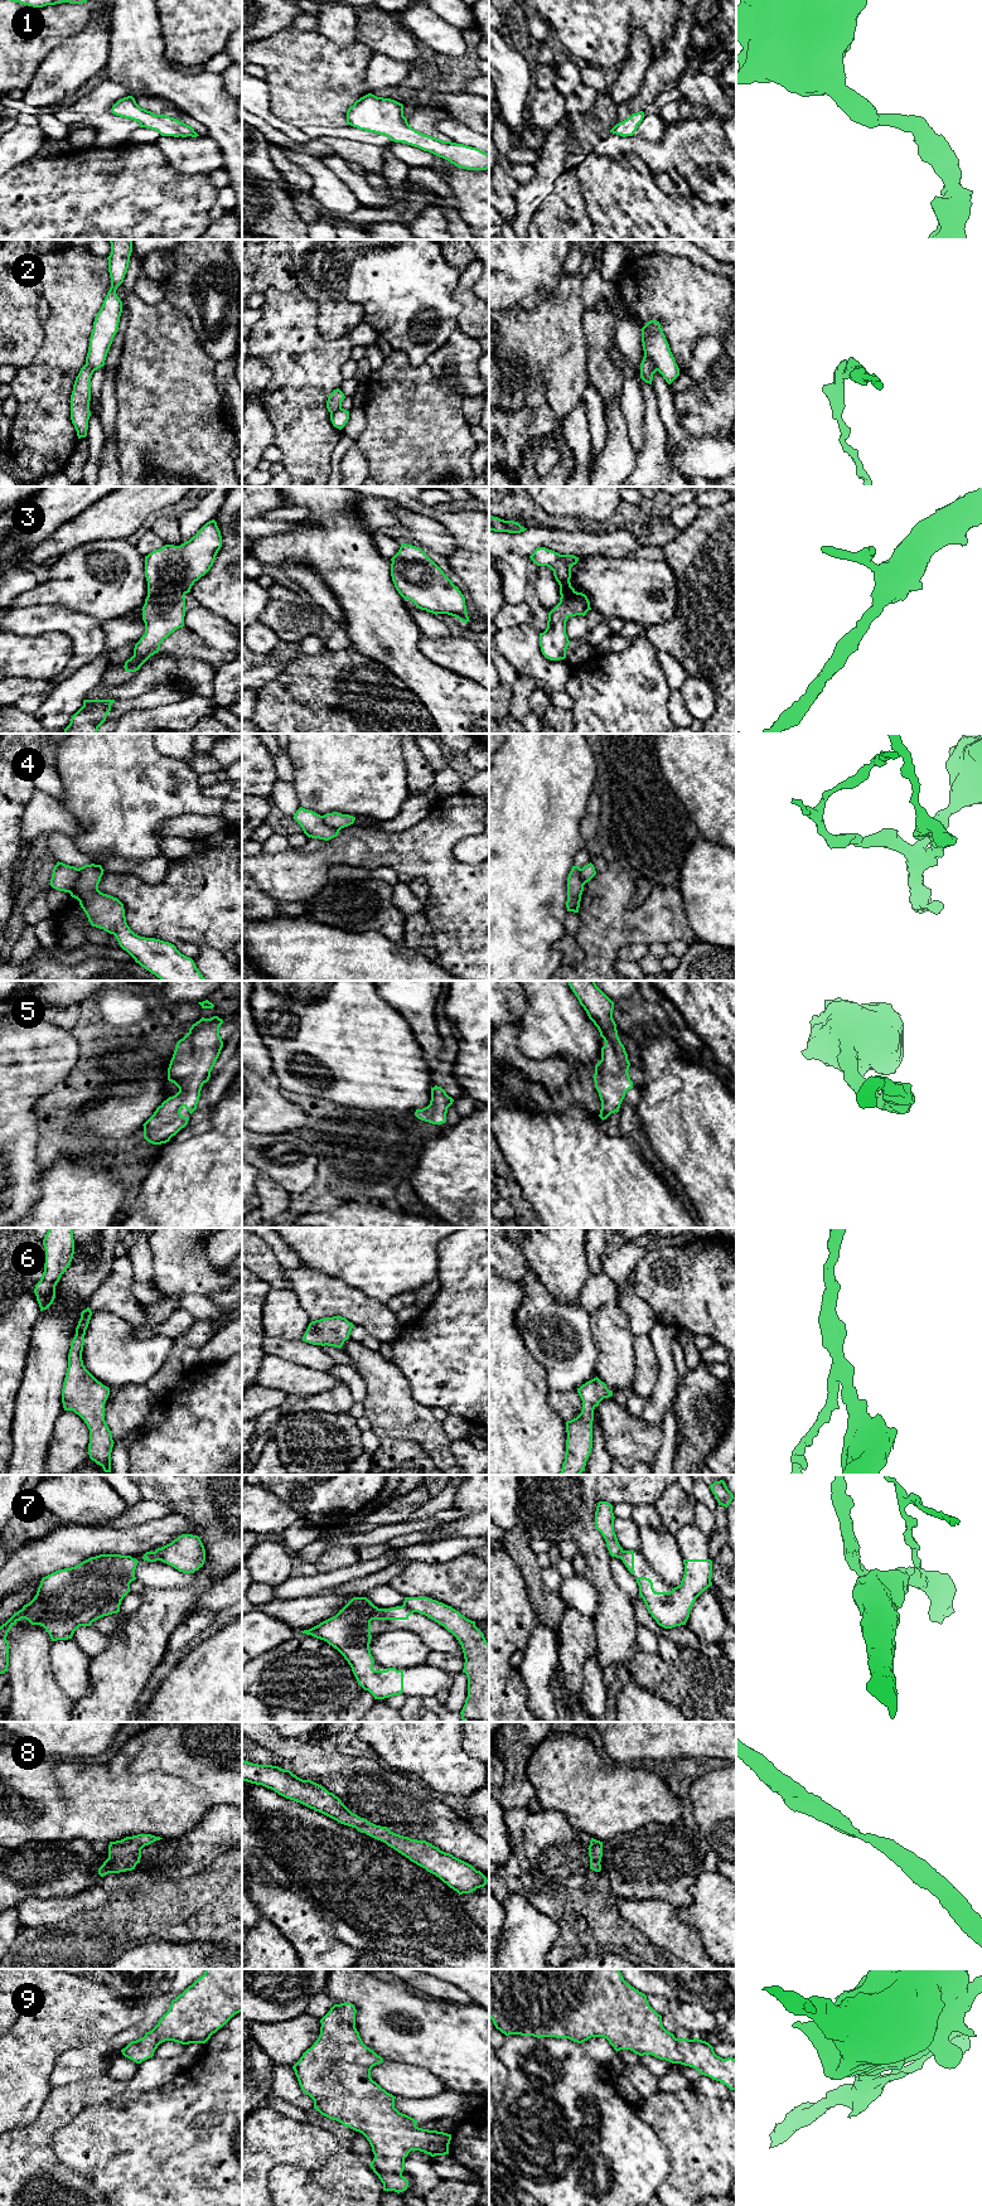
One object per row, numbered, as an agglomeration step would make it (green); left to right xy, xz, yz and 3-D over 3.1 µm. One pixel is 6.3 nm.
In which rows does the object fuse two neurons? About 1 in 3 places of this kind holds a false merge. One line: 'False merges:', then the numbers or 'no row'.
False merges: 2, 4, 7

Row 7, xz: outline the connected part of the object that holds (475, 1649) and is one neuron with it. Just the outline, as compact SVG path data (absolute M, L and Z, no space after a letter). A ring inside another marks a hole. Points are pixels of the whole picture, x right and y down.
M424 1596L405 1597L402 1606L427 1616L456 1637L465 1659L463 1673L468 1677L468 1697L460 1712L461 1719L463 1722L489 1722L489 1644L484 1634L475 1626L475 1621L466 1619L451 1606Z

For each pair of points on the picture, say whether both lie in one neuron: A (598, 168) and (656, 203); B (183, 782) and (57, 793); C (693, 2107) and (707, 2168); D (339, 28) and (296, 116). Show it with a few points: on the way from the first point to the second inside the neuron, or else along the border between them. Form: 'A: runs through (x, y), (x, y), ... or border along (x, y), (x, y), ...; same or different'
A: runs through (612, 183), (632, 203), (641, 203); same
B: border along (53, 768), (62, 785), (59, 801); different
C: runs through (693, 2122), (706, 2153); same
D: border along (317, 30), (342, 46), (357, 43); different

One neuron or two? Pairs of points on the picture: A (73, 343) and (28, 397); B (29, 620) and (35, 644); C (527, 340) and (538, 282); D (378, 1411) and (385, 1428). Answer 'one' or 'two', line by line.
A: one
B: two
C: two
D: one

